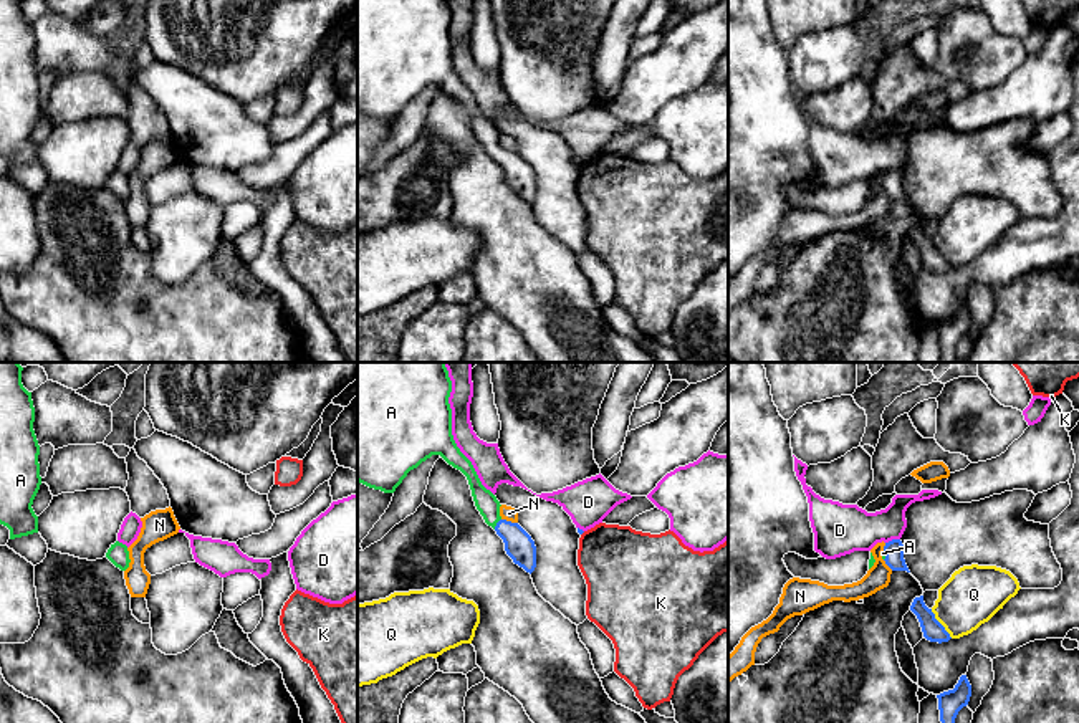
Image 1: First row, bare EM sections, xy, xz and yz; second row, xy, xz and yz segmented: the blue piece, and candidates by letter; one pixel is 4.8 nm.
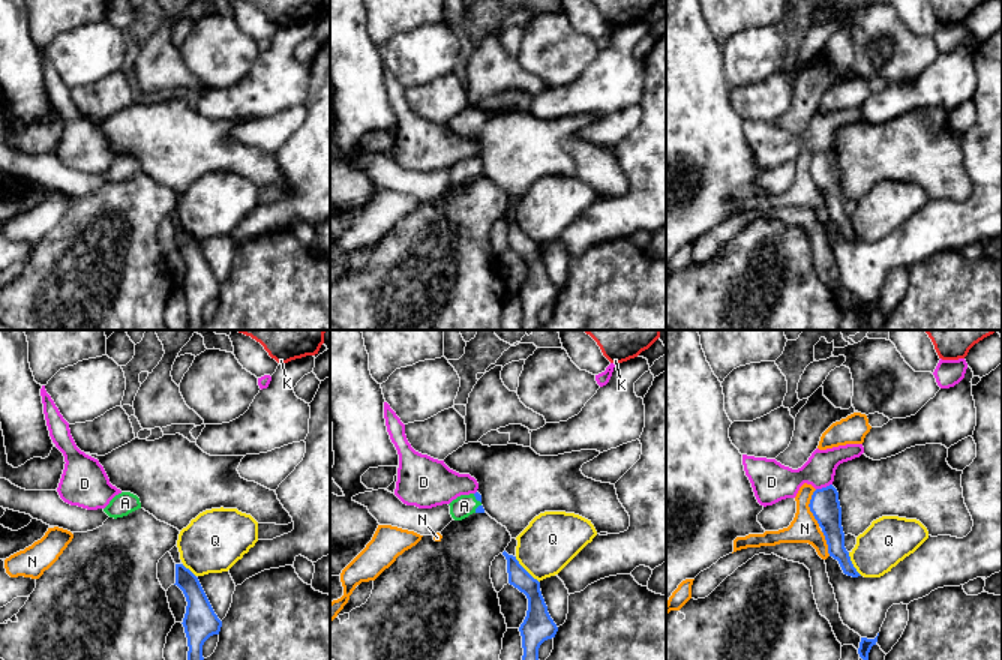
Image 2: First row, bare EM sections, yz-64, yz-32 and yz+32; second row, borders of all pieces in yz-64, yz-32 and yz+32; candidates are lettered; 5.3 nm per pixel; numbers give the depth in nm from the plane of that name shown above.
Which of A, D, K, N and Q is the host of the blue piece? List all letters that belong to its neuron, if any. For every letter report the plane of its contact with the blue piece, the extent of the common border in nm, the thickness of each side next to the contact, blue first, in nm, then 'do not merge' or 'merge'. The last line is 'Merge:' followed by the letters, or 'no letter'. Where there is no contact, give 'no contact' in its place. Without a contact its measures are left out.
A: meets blue in xz; contact 70 nm long; 140 nm thick on the blue side, 110 nm on the other; merge
D: meets blue in yz; contact 80 nm long; 100 nm thick on the blue side, 240 nm on the other; do not merge
K: no contact; do not merge
N: meets blue in xz; contact 80 nm long; 140 nm thick on the blue side, 70 nm on the other; do not merge
Q: meets blue in yz; contact 180 nm long; 100 nm thick on the blue side, 280 nm on the other; do not merge
Merge: A

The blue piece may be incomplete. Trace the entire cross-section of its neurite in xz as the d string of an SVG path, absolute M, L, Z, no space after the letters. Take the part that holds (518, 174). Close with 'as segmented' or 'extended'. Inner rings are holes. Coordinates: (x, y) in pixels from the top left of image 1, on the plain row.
M357 0L357 111L394 122L407 103L432 84L440 84L460 99L470 114L477 139L505 172L506 184L526 202L536 197L536 175L518 154L500 146L500 131L487 119L472 91L460 81L452 65L448 0Z | extended

